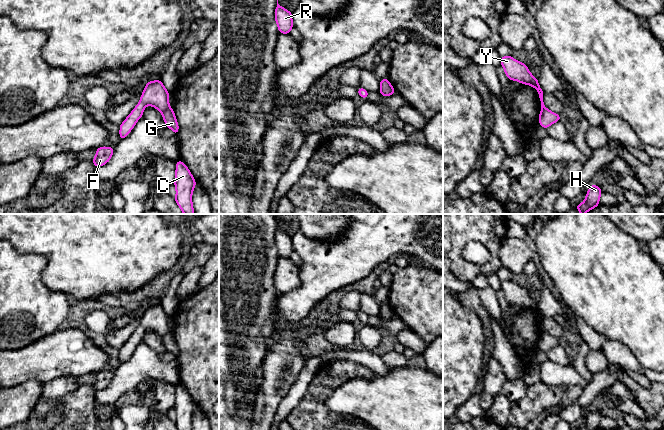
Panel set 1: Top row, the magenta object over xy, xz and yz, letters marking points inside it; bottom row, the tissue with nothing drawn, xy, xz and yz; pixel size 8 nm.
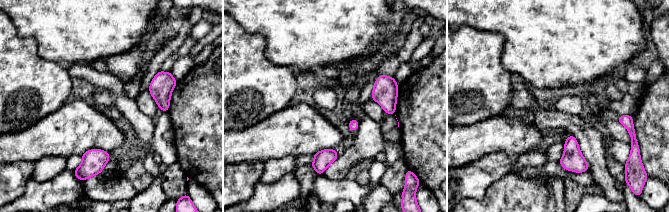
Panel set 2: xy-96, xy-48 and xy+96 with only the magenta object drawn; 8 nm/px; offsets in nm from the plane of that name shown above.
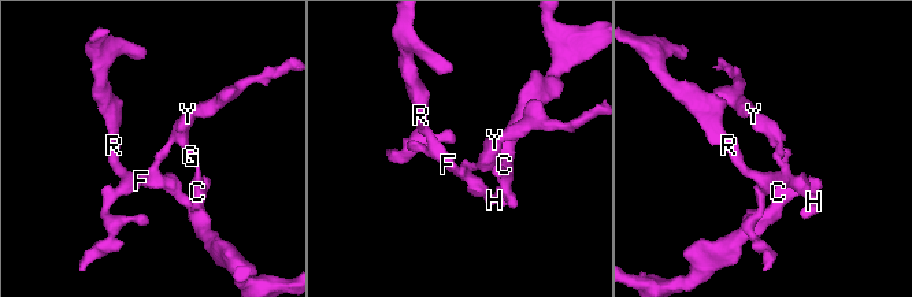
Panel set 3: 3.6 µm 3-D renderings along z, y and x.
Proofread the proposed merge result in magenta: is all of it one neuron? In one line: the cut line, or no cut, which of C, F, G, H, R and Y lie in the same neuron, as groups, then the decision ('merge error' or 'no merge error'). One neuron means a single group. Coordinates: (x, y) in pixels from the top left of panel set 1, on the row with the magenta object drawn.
xy (170, 107), (161, 112) | C G / F H R Y | merge error

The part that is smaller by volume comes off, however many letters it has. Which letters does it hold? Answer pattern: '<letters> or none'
C, G

